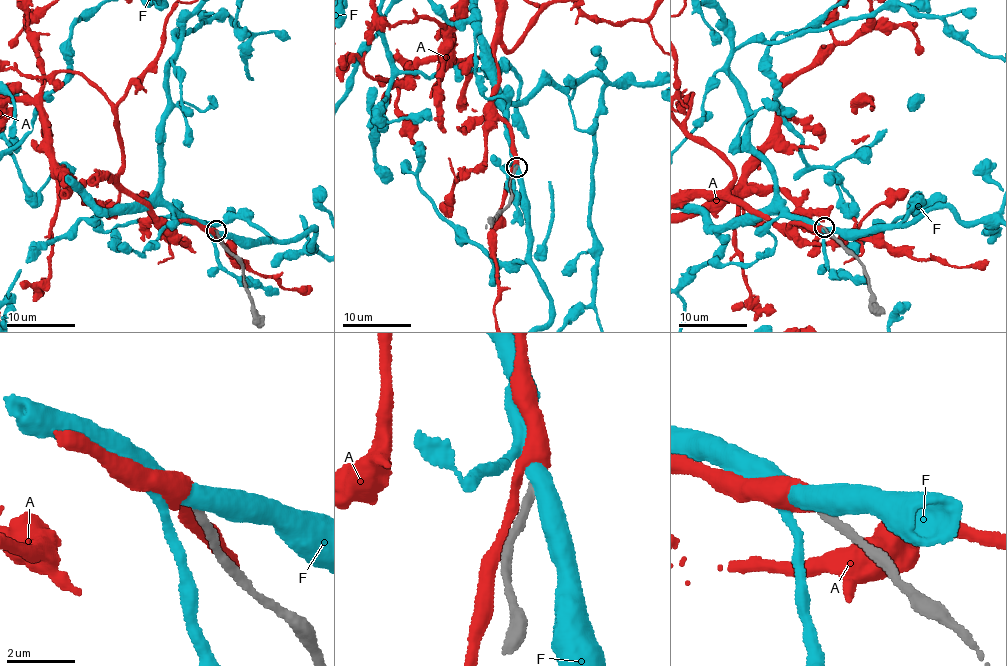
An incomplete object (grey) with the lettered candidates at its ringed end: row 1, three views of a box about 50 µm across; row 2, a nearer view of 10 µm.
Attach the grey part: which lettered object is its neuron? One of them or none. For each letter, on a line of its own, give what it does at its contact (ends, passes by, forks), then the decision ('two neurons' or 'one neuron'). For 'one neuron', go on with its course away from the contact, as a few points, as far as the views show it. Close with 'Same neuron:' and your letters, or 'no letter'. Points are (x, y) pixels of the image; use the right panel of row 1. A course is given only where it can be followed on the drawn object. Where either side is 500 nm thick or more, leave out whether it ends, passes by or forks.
A: it ends; one neuron
F: two neurons
Same neuron: A

